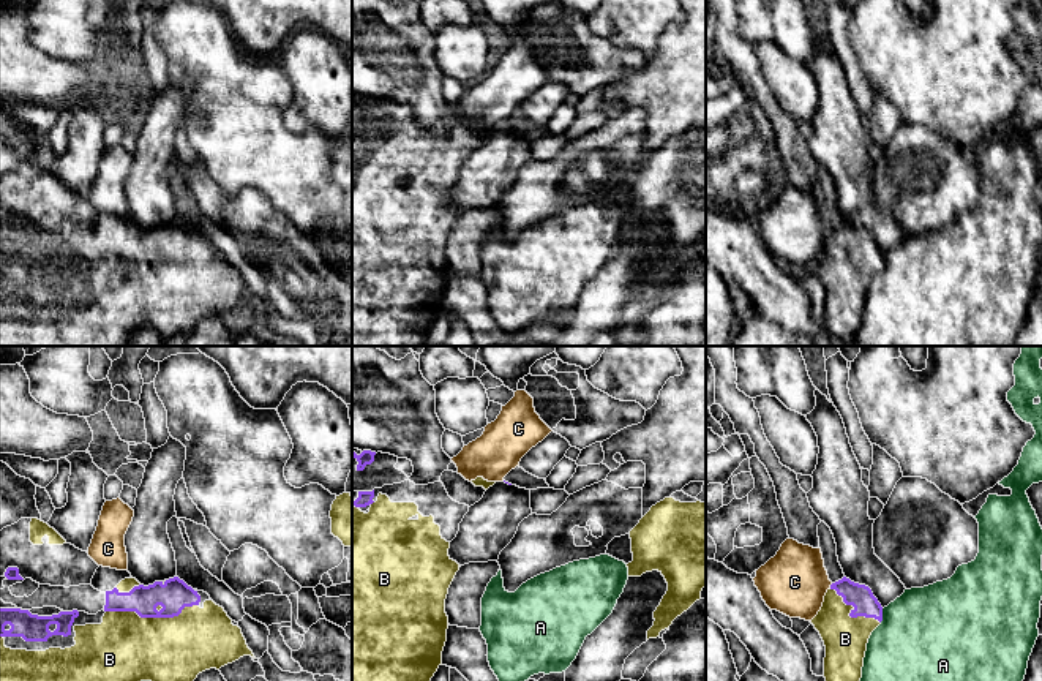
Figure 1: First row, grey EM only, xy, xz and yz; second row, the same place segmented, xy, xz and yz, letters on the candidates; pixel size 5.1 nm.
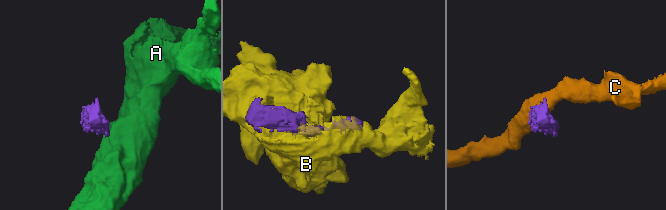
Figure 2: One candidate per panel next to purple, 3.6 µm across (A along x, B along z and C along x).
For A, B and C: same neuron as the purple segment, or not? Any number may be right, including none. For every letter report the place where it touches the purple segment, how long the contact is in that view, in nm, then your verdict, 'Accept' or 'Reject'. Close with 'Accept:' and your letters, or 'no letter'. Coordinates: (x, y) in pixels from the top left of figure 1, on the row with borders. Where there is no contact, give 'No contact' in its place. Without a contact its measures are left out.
A: Touches purple at yz (881, 615). Shared border 70 nm. Reject
B: Touches purple at xy (152, 617). Shared border 480 nm. Accept
C: Touches purple at yz (831, 585). Shared border 30 nm. Reject
Accept: B

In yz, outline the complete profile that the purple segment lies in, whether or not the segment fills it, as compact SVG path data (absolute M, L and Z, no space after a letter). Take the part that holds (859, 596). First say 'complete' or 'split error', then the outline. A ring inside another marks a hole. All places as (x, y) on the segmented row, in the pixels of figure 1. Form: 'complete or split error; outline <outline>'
split error; outline M843 577L830 585L811 624L824 646L826 681L860 681L867 643L883 621L871 589Z

